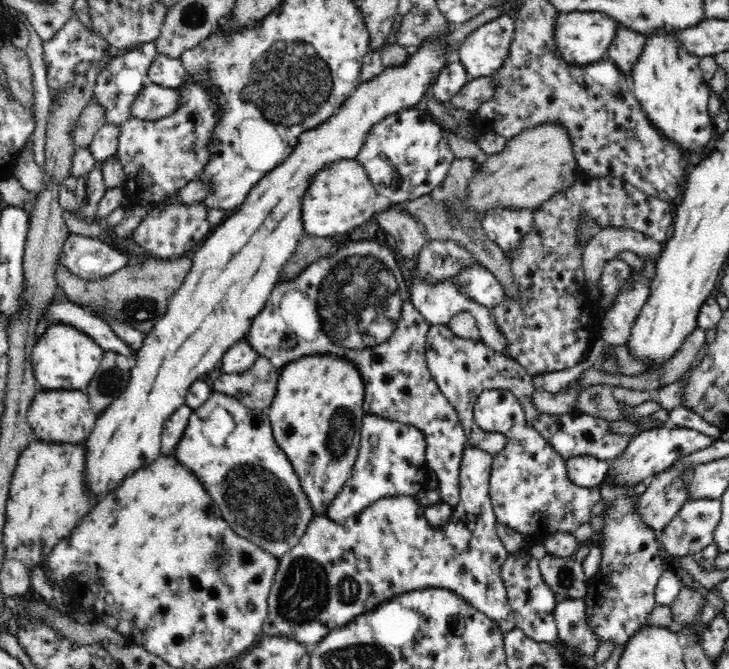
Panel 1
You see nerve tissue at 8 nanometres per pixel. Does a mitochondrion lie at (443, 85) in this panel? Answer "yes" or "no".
no

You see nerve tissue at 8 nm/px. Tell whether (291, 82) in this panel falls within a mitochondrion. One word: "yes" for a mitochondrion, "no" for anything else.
yes

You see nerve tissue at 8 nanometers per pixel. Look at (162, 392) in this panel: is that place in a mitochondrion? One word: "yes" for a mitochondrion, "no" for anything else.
no

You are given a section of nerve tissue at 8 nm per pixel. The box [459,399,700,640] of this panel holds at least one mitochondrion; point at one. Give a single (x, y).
(563, 578)

